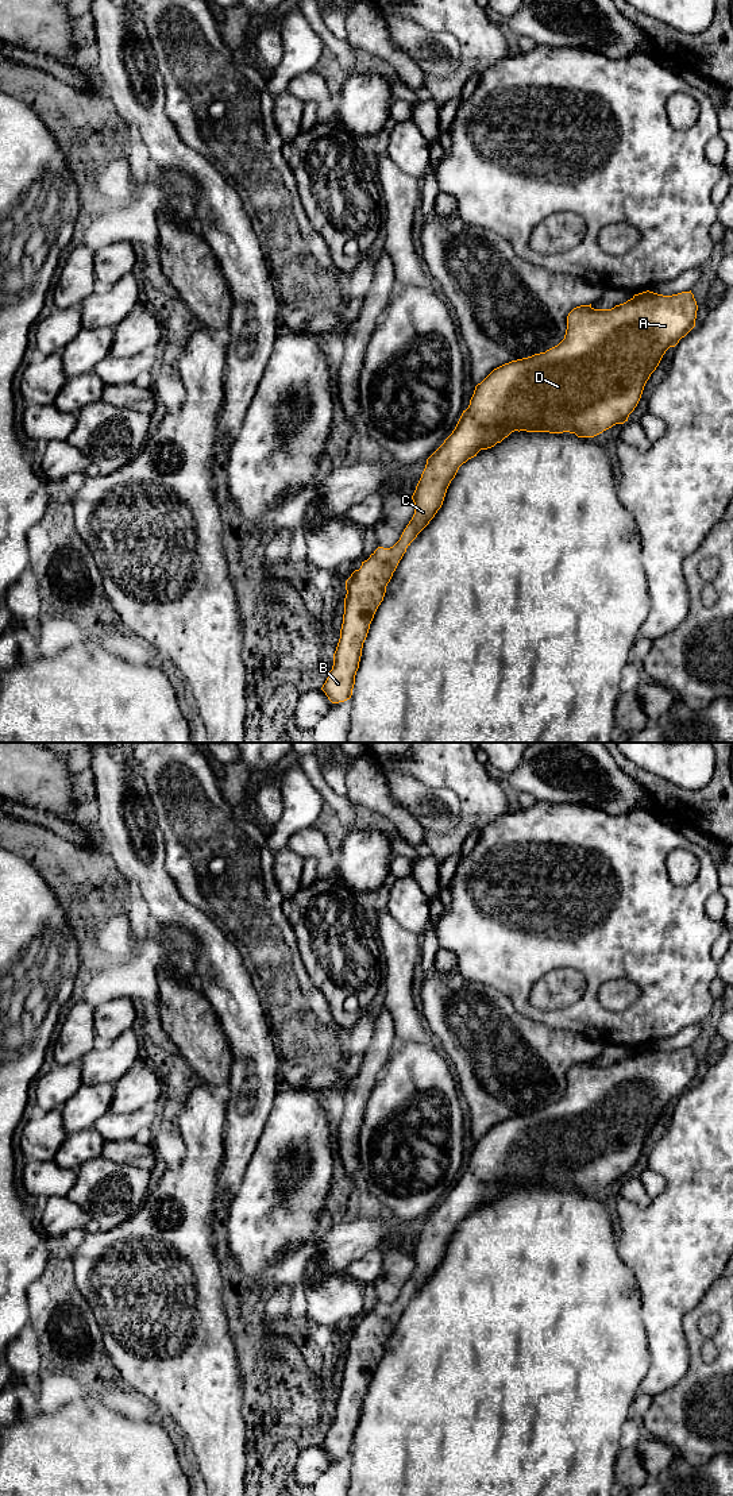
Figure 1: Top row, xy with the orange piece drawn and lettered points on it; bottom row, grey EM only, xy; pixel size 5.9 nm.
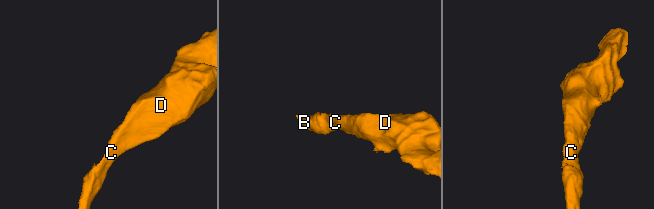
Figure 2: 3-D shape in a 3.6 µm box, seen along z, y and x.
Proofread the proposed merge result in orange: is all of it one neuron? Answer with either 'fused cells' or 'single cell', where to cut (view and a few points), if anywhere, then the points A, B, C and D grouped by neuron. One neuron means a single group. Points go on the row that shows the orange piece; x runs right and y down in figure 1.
single cell | no cut | A B C D

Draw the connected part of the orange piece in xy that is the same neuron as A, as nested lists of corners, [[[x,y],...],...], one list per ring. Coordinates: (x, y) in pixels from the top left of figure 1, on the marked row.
[[[647,290],[612,309],[594,309],[591,304],[576,306],[567,316],[566,335],[558,346],[505,363],[475,386],[470,405],[463,410],[455,429],[427,459],[412,496],[414,514],[400,540],[390,548],[378,547],[346,581],[340,639],[332,670],[321,687],[332,703],[351,698],[363,643],[383,601],[386,586],[406,548],[441,508],[459,467],[514,431],[570,432],[578,437],[594,437],[616,424],[624,424],[637,406],[647,381],[666,351],[695,327],[697,311],[691,290],[672,296]]]

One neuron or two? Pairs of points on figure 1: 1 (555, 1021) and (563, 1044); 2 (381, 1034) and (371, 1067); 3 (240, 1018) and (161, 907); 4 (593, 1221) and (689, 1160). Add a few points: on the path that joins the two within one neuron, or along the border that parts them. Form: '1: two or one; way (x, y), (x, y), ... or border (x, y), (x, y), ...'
1: two; border (528, 1017), (548, 1026), (578, 1032), (587, 1038)
2: one; way (381, 1043), (379, 1052), (374, 1059)
3: one; way (228, 987), (227, 974), (216, 947), (192, 922)
4: two; border (614, 1222), (616, 1249), (618, 1253)

